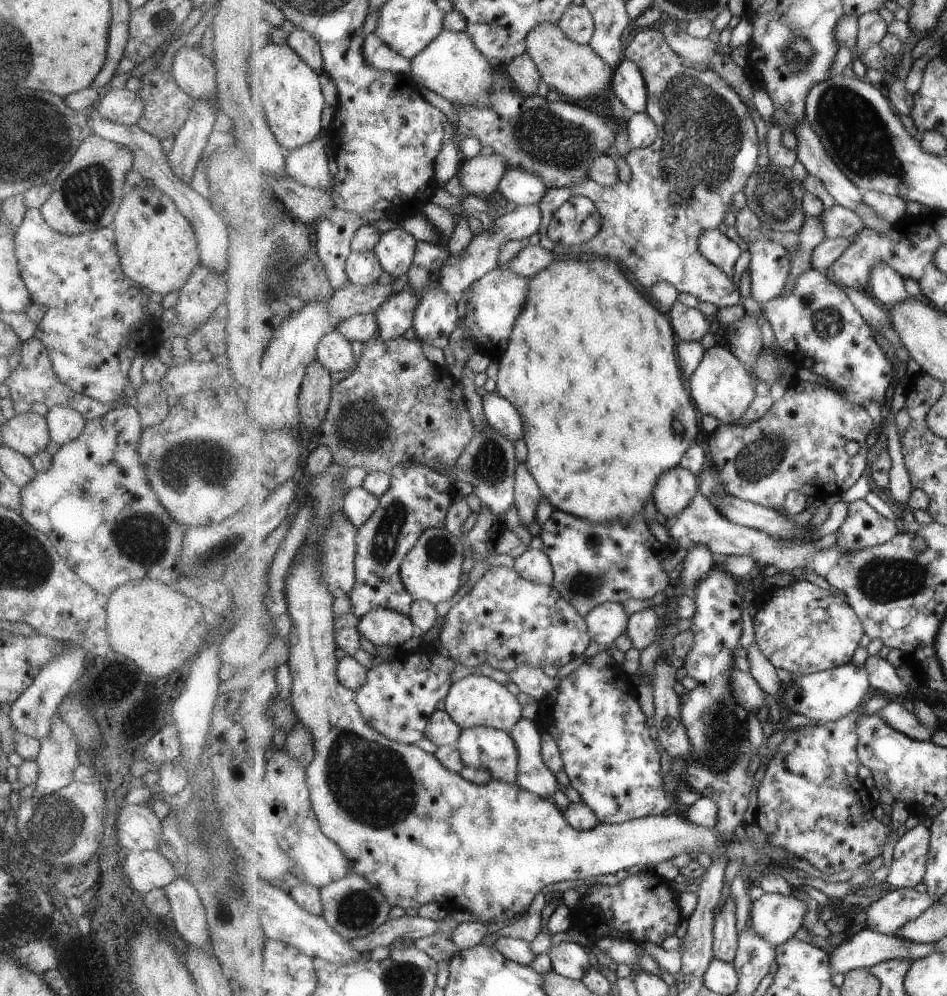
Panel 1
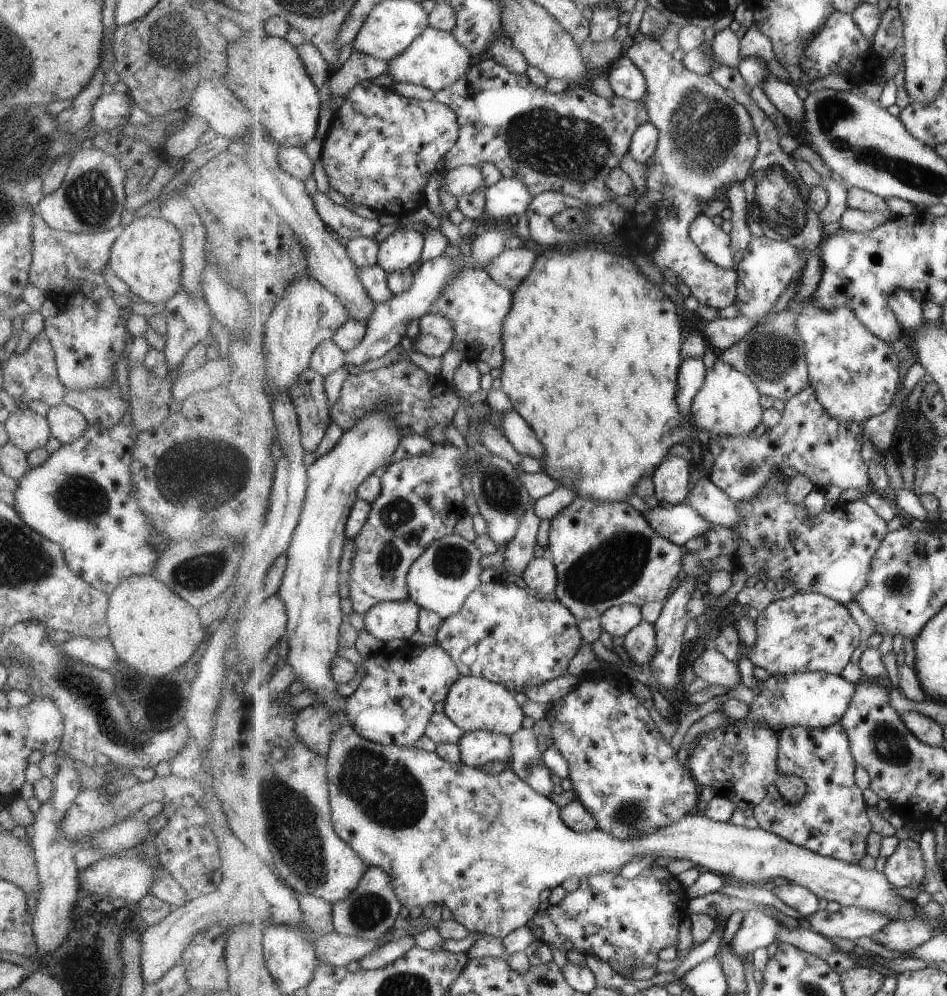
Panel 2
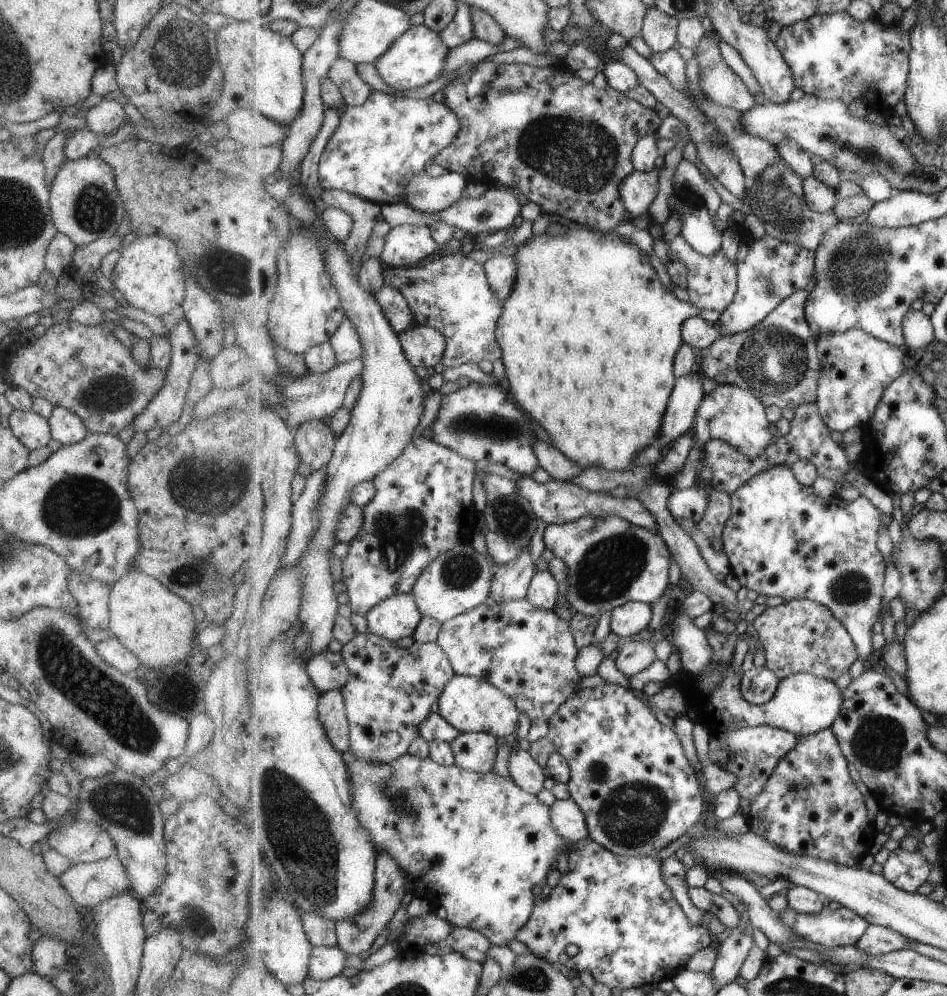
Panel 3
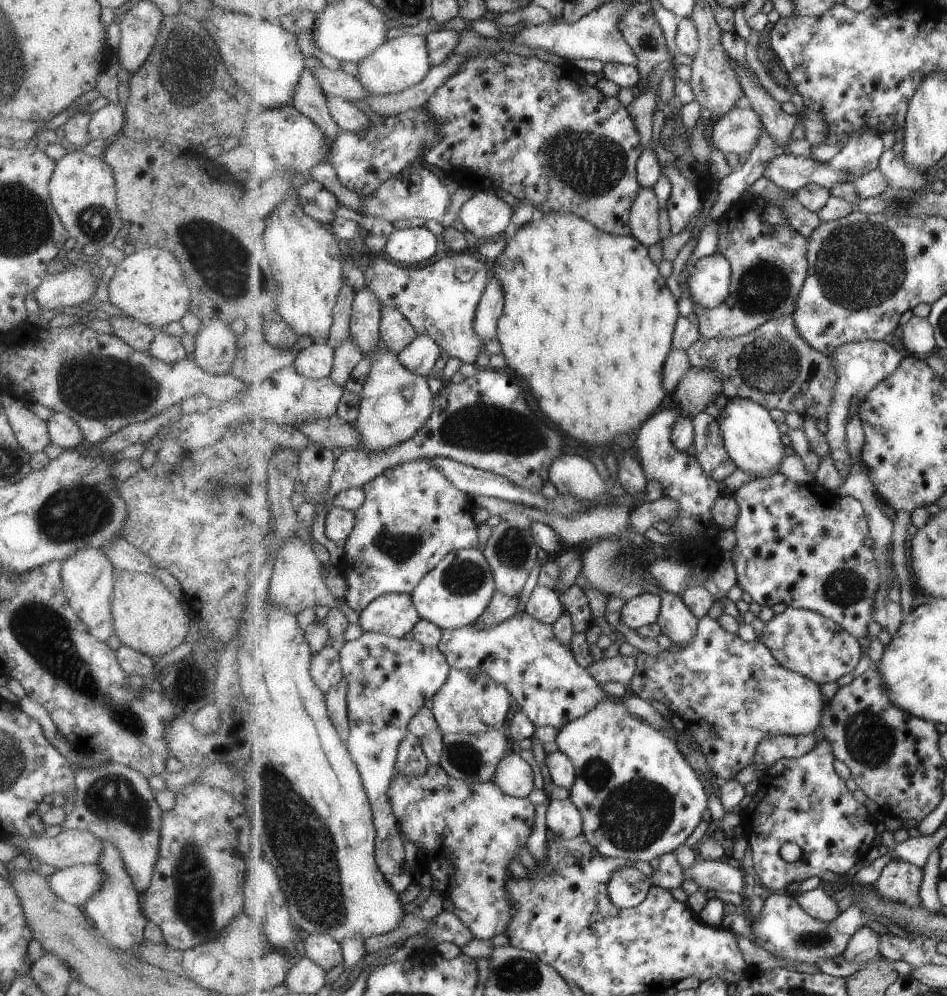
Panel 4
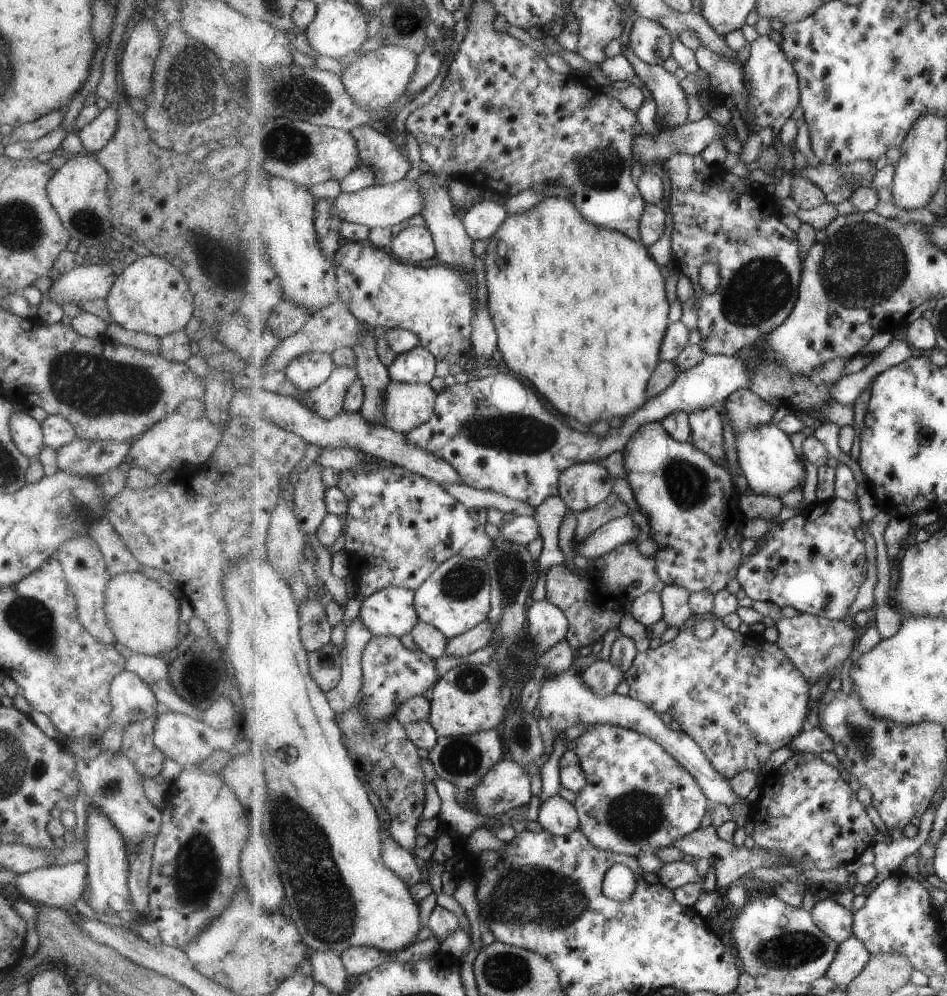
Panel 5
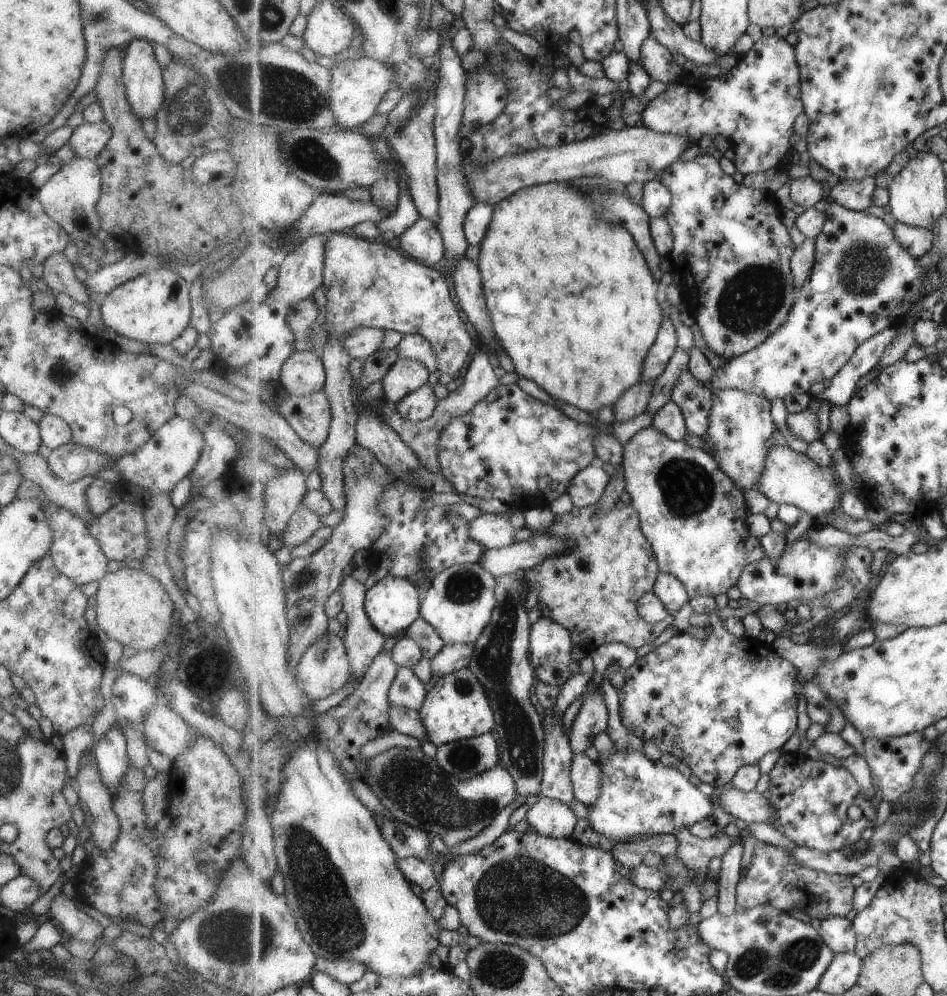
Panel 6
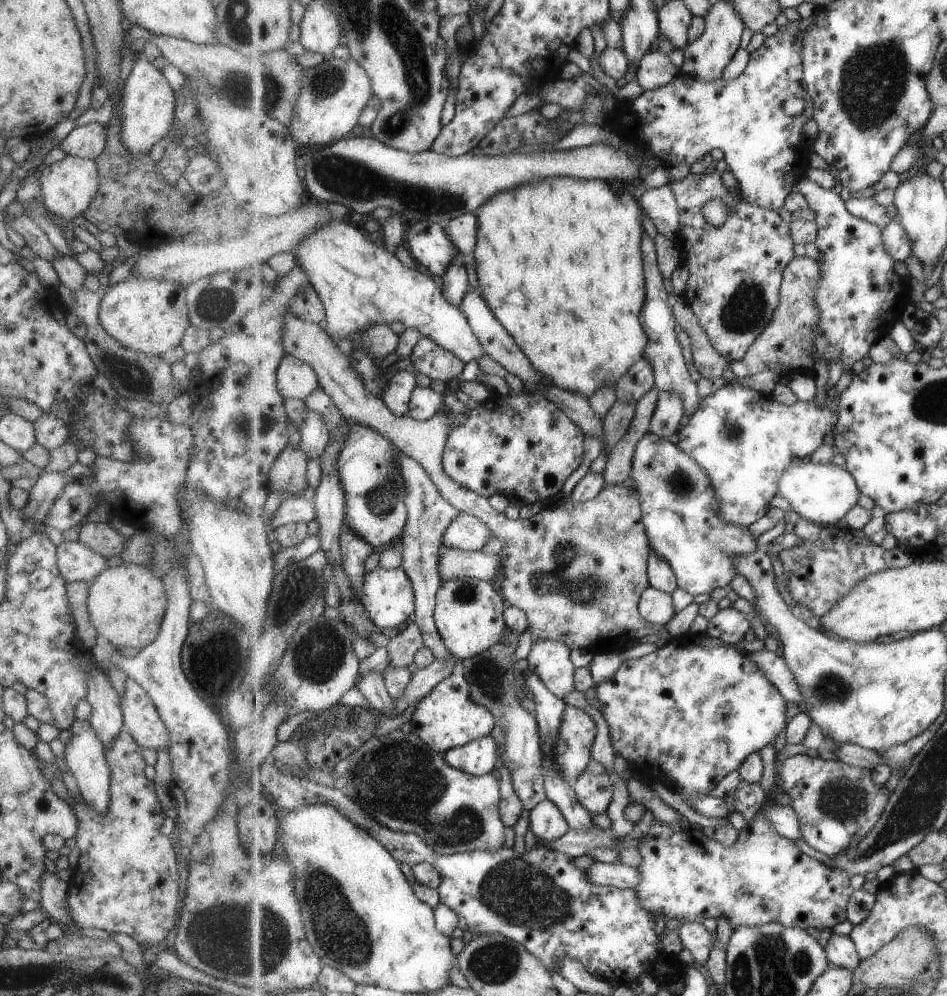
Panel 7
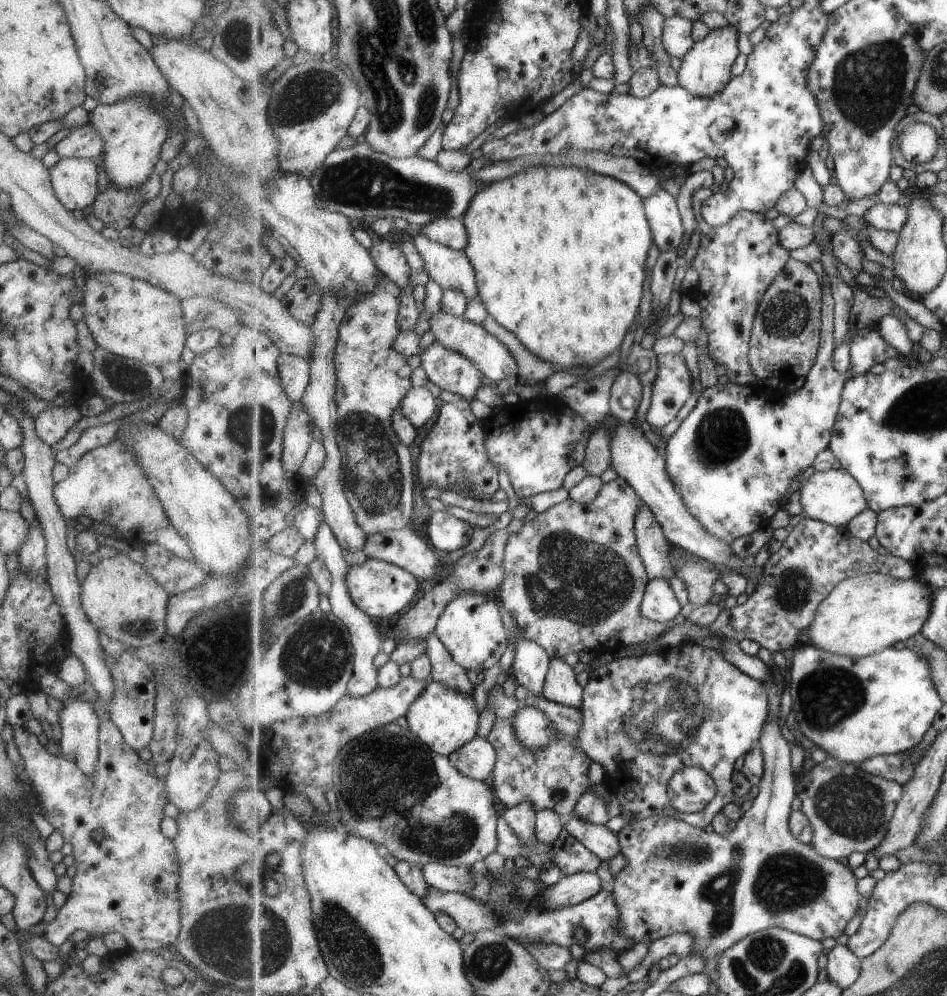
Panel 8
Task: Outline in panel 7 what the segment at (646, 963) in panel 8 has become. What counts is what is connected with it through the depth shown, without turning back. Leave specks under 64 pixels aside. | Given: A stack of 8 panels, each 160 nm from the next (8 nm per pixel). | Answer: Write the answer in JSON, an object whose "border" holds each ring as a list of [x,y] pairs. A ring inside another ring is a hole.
{"border":[[[684,923],[679,929],[684,948],[689,950],[695,962],[705,966],[712,946],[717,940],[716,934],[699,923]]]}

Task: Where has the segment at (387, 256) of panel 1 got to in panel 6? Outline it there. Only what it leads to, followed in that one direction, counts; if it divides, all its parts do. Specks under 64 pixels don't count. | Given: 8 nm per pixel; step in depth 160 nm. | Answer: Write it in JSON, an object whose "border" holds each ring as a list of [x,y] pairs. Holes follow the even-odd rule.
{"border":[[[421,217],[399,236],[400,249],[411,256],[413,259],[419,258],[423,260],[427,265],[437,264],[439,260],[443,260],[446,254],[446,245],[444,244],[444,238],[442,232],[438,229],[438,225],[430,218]]]}

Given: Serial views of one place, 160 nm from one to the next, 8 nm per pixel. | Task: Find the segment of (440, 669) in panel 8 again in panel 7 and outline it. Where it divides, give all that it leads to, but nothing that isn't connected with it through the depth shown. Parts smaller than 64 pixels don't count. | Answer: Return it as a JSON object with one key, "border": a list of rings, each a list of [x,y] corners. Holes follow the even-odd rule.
{"border":[[[402,452],[402,470],[408,486],[406,503],[408,506],[408,523],[401,536],[403,542],[403,561],[401,566],[413,581],[416,592],[416,611],[414,621],[422,628],[424,644],[435,653],[437,659],[447,661],[452,652],[447,648],[435,620],[436,598],[442,585],[440,577],[440,550],[443,548],[442,538],[450,522],[461,513],[439,492],[437,485],[431,480],[429,473],[409,455]]]}

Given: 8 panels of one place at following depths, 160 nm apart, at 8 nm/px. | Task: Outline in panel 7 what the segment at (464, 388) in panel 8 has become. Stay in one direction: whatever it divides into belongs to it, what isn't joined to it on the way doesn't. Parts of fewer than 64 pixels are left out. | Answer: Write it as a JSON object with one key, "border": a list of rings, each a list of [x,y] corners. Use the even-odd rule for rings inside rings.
{"border":[[[423,337],[419,341],[411,354],[411,362],[417,372],[445,383],[457,378],[465,370],[463,360],[429,337]]]}

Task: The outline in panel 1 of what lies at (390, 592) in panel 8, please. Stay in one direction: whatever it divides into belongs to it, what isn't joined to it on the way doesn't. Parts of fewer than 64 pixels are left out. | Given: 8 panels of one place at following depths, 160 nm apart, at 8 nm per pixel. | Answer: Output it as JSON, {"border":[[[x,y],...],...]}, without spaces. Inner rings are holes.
{"border":[[[383,607],[369,611],[357,627],[373,645],[392,646],[398,650],[418,634],[410,615]]]}

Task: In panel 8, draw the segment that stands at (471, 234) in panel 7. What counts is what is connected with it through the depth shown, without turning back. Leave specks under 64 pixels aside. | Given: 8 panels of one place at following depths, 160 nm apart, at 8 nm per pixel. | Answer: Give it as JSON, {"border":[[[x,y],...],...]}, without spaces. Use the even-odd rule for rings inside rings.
{"border":[[[441,217],[421,227],[419,234],[455,250],[464,250],[468,243],[468,230],[459,217]]]}

